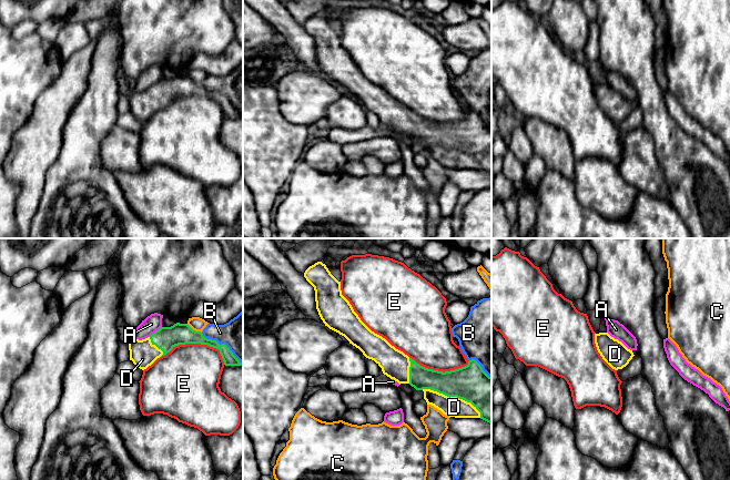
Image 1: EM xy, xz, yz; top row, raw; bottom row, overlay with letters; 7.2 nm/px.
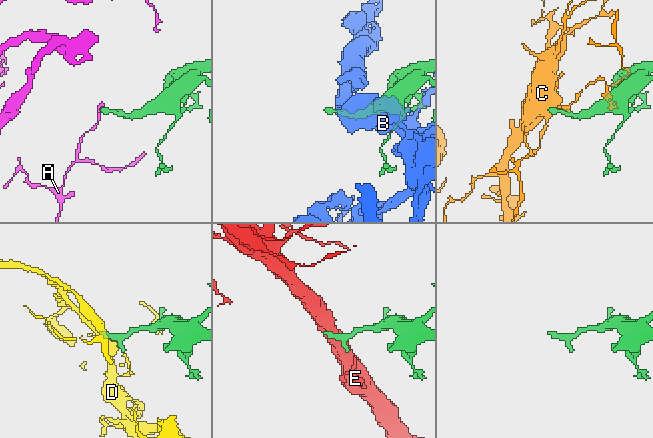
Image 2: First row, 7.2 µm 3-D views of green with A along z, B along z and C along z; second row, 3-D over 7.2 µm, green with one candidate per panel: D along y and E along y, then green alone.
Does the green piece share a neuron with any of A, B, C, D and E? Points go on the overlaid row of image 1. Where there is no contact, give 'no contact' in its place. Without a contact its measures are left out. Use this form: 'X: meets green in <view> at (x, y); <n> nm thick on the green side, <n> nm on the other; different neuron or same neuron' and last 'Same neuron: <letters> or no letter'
A: meets green in xy at (155, 332); 170 nm thick on the green side, 120 nm on the other; different neuron
B: meets green in xy at (223, 344); 110 nm thick on the green side, 280 nm on the other; different neuron
C: meets green in xy at (194, 330); 170 nm thick on the green side, 100 nm on the other; different neuron
D: meets green in xz at (453, 396); 260 nm thick on the green side, 140 nm on the other; same neuron
E: meets green in xy at (196, 343); 170 nm thick on the green side, 440 nm on the other; different neuron
Same neuron: D

